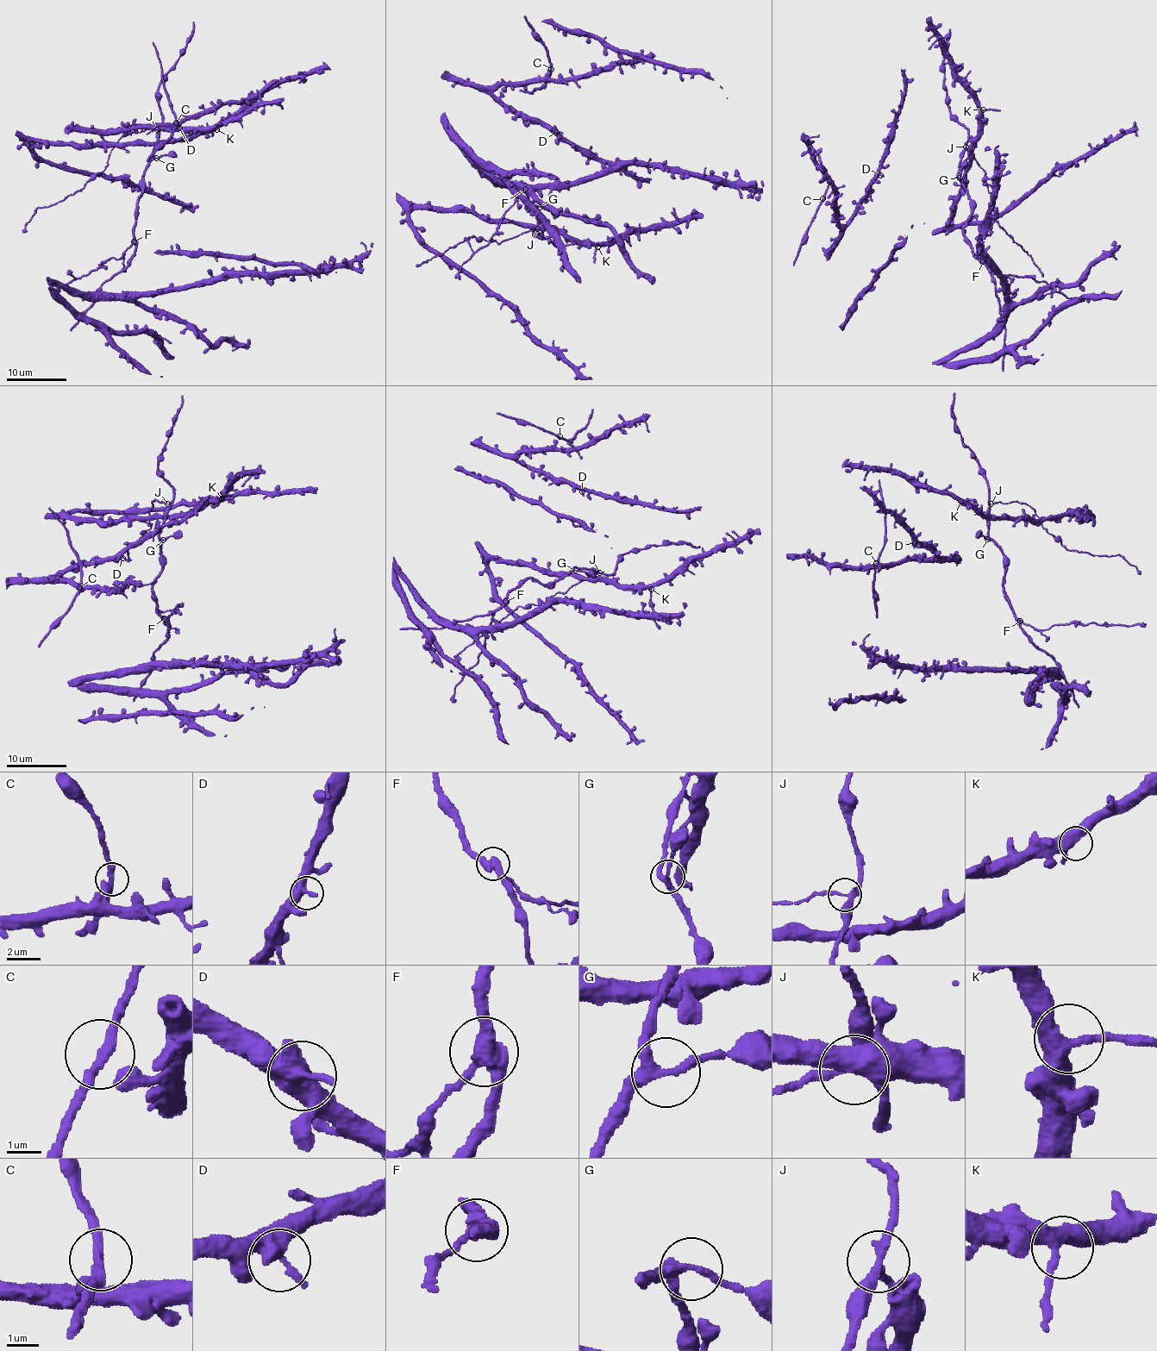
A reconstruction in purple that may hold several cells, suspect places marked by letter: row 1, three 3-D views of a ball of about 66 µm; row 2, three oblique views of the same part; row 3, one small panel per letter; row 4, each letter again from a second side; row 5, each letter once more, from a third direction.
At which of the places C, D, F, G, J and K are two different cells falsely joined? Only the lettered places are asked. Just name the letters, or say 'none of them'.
F, J

